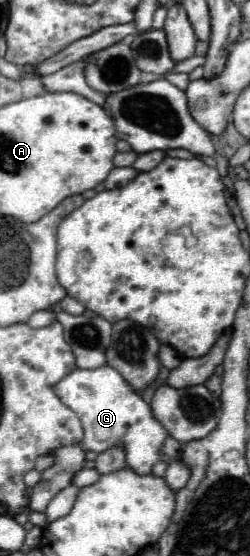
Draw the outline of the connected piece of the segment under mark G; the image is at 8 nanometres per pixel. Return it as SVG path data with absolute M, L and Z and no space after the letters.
M108 365L98 369L74 369L54 385L54 393L80 417L84 427L84 449L102 453L120 443L126 447L126 465L140 475L150 473L158 459L166 459L160 449L168 433L164 433L164 427L154 419L150 407L120 373L116 373L116 369Z

